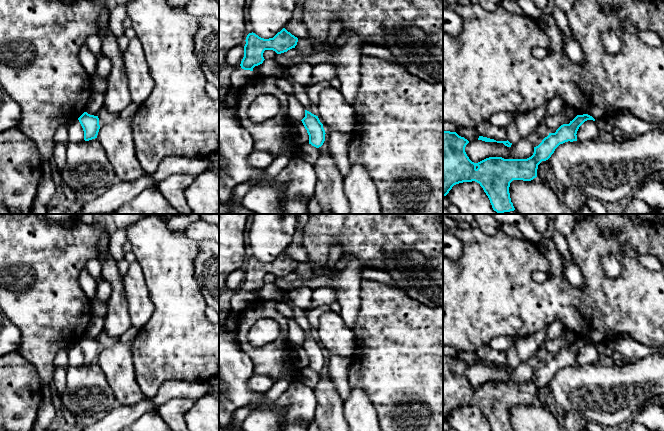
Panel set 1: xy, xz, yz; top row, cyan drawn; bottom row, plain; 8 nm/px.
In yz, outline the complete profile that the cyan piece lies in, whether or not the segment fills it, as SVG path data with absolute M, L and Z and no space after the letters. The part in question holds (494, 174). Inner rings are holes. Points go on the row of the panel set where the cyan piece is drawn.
M583 114L577 115L569 124L561 125L534 147L533 155L527 159L489 157L478 163L472 162L465 152L467 139L456 132L443 131L443 196L456 184L475 181L483 188L494 211L514 211L510 183L536 178L538 165L548 160L560 144L577 141L577 131L587 120L595 121L592 116Z

